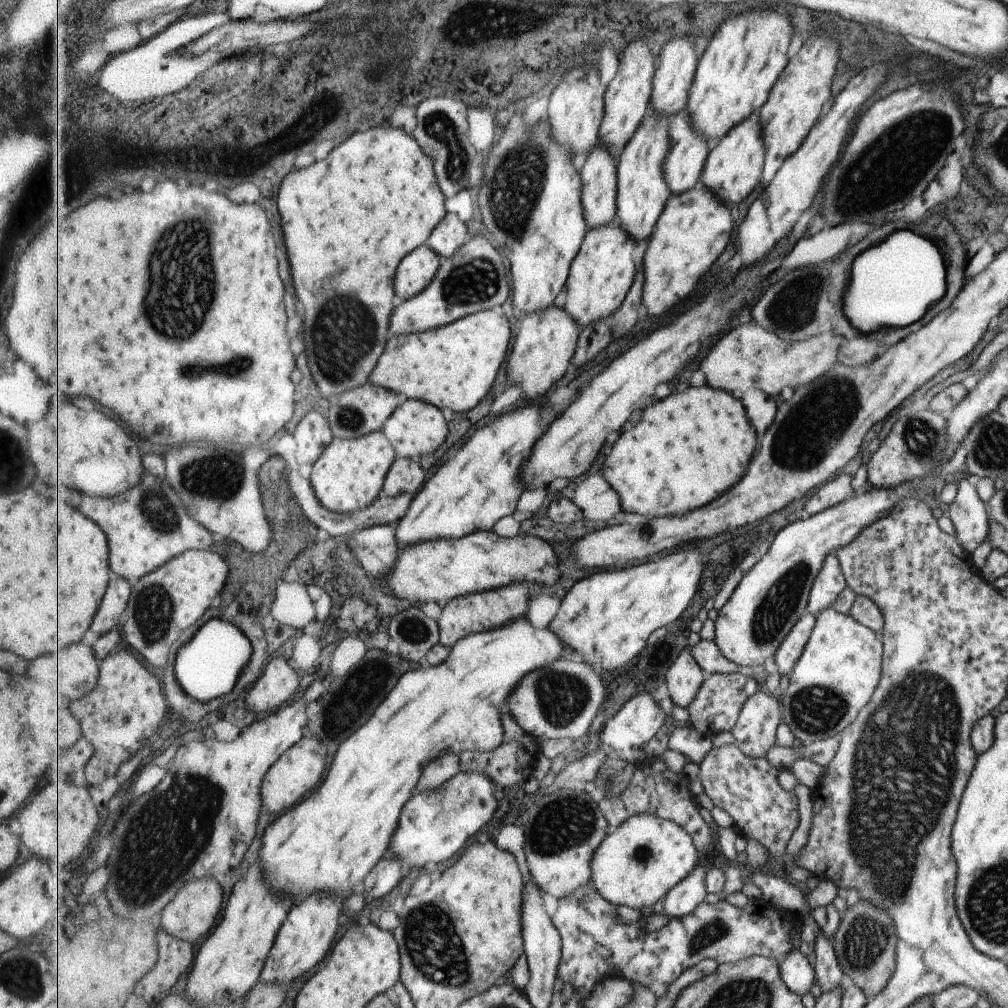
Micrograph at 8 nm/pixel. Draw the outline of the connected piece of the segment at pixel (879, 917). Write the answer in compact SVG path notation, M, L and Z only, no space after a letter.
M857 901L841 914L833 948L844 980L862 989L869 1000L887 984L895 970L896 930L888 914L867 901Z

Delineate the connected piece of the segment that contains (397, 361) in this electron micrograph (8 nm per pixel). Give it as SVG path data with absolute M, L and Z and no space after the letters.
M487 309L483 312L466 316L457 322L443 325L442 327L423 331L393 336L388 339L386 350L379 359L378 366L369 376L370 384L391 389L404 399L419 399L434 404L444 411L469 412L473 406L477 406L491 390L505 358L507 348L511 344L511 324L504 315L495 314Z

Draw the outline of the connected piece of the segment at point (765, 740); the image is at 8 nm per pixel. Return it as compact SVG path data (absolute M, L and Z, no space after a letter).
M757 691L747 699L743 707L739 724L734 726L735 744L747 753L747 756L761 759L777 745L778 728L785 717L779 698Z

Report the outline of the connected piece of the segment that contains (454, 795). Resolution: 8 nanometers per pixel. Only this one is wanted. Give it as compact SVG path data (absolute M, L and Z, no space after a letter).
M475 771L460 772L435 790L415 792L402 812L401 825L390 840L389 850L411 868L423 868L429 862L447 862L465 848L467 838L489 824L500 797L500 788L494 780L486 773Z

